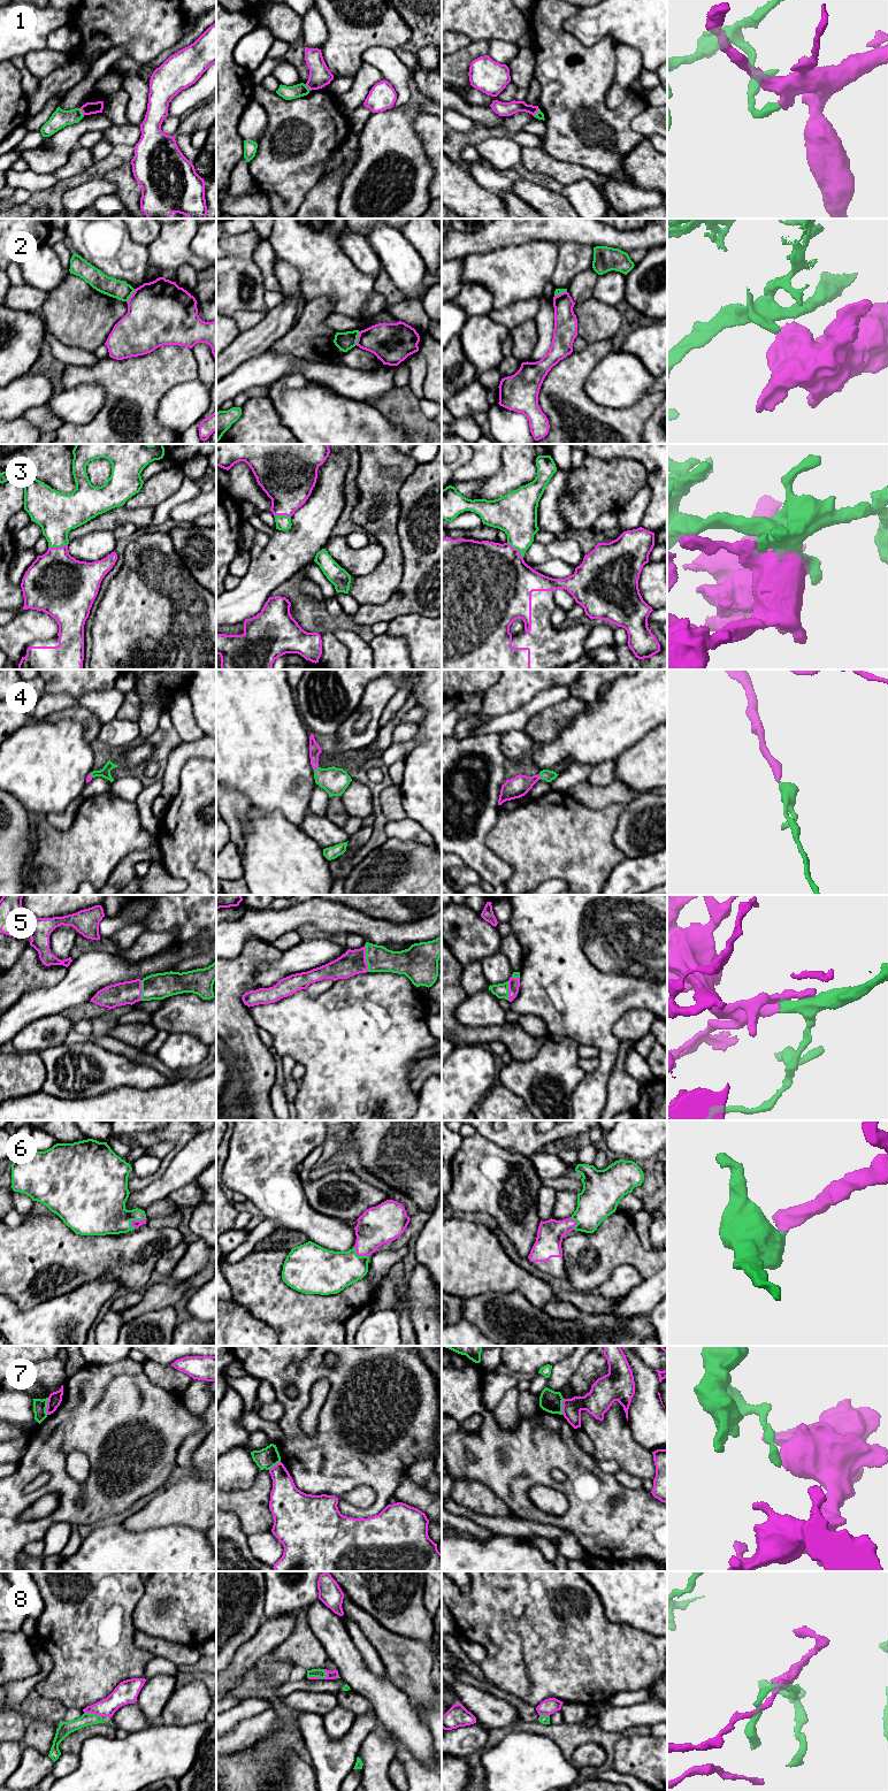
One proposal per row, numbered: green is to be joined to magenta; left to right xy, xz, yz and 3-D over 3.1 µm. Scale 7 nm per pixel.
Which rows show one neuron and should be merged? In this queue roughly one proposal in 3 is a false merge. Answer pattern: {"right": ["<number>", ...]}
{"right": ["3", "4", "5", "6"]}

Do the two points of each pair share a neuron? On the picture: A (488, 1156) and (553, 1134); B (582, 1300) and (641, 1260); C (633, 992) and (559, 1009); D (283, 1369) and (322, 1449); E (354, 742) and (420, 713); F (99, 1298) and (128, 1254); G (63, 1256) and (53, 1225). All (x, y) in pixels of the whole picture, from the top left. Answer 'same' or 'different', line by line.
A: different
B: different
C: same
D: same
E: different
F: different
G: same

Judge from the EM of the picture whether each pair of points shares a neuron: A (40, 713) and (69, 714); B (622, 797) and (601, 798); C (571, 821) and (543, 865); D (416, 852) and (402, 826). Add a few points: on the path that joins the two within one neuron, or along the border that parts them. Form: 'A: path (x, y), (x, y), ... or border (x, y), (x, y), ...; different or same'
A: border (76, 703), (46, 717); different
B: path (617, 797), (606, 797); same
C: path (560, 832), (543, 849), (543, 855); same
D: border (388, 837), (416, 841), (429, 847); different

